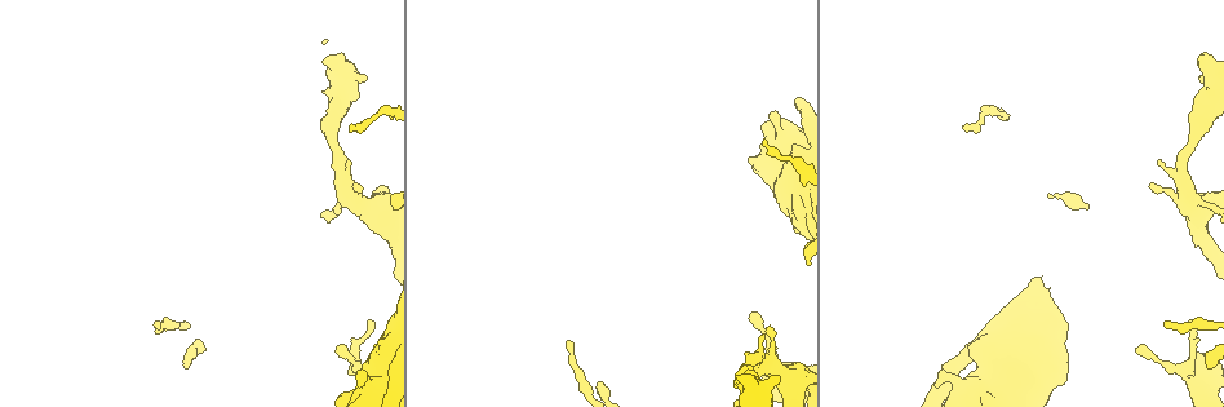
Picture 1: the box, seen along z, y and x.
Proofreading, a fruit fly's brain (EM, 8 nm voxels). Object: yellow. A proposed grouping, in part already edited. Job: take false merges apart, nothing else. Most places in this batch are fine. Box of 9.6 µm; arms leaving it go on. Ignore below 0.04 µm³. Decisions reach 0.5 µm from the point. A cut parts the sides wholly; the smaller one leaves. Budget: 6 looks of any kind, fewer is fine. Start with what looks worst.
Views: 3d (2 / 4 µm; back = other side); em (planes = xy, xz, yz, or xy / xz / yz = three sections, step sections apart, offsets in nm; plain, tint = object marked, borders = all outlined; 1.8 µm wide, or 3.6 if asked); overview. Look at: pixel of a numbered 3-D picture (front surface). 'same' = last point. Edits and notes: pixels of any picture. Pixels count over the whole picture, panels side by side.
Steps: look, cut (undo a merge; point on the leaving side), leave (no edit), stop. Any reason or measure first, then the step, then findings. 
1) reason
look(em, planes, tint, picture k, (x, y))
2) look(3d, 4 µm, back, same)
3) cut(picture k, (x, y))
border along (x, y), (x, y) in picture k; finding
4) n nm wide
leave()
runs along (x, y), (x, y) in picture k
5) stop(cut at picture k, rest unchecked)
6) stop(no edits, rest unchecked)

calibre changes
look(3d, 4 µm, picture 1, (1195, 382))

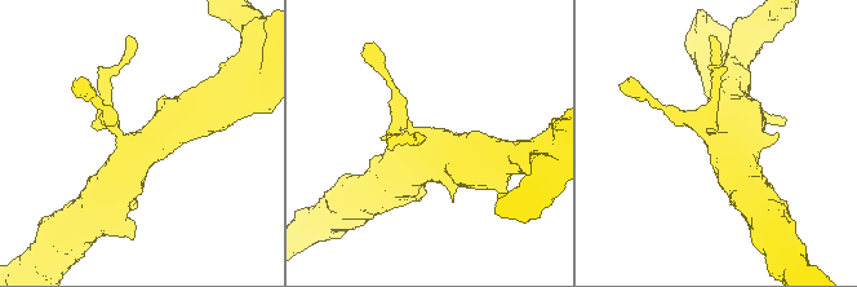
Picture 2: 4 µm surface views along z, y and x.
now the EM
look(em, 3.6 µm, xz, step 16, tint, picture 2, (716, 145))

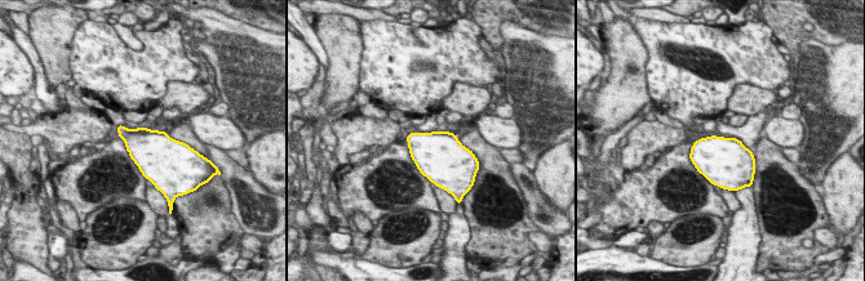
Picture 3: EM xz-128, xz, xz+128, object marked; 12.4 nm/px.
leave()
continuous, no second neuron

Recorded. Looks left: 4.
thick turns thin
look(em, 3.6 µm, xy, step 8, tint, picture 1, (1209, 203))

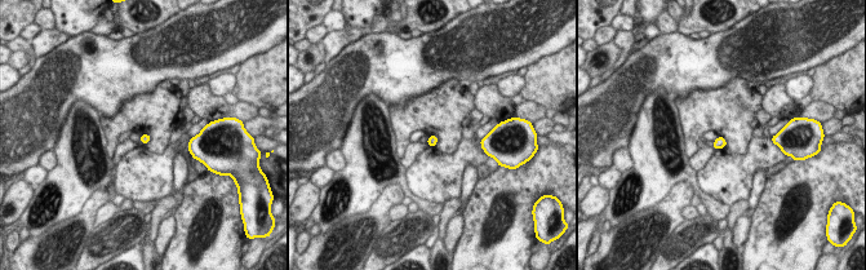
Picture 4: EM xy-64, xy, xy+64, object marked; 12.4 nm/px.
cut it another way
look(em, 3.6 µm, planes, borders, same)

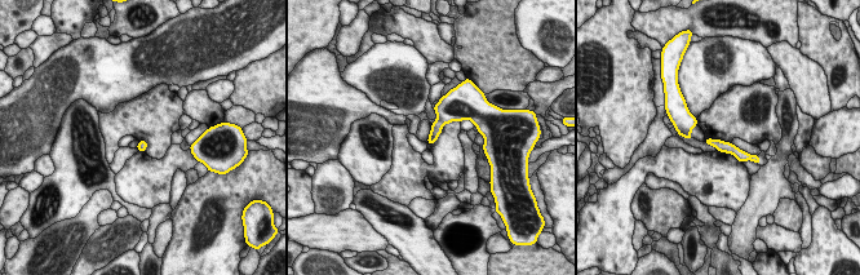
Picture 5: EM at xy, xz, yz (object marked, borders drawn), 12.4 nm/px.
130 nm wide
leave()
runs along (709, 141), (753, 158) in picture 5; all the same neuron

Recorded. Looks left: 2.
thick turns thin
look(em, 3.6 µm, planes, tint, picture 1, (337, 66))

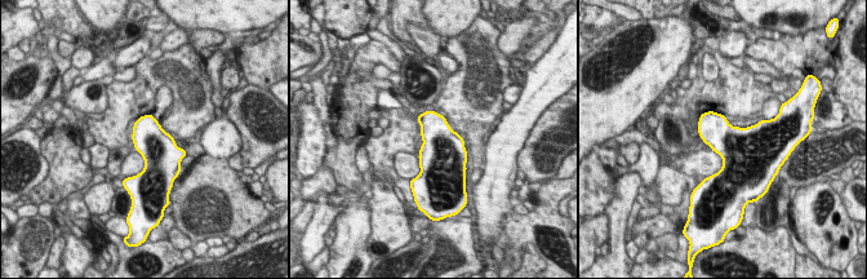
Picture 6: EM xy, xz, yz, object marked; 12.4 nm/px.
440 nm wide
leave()
one neuron here

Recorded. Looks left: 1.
stop(no edits, rest unchecked)

